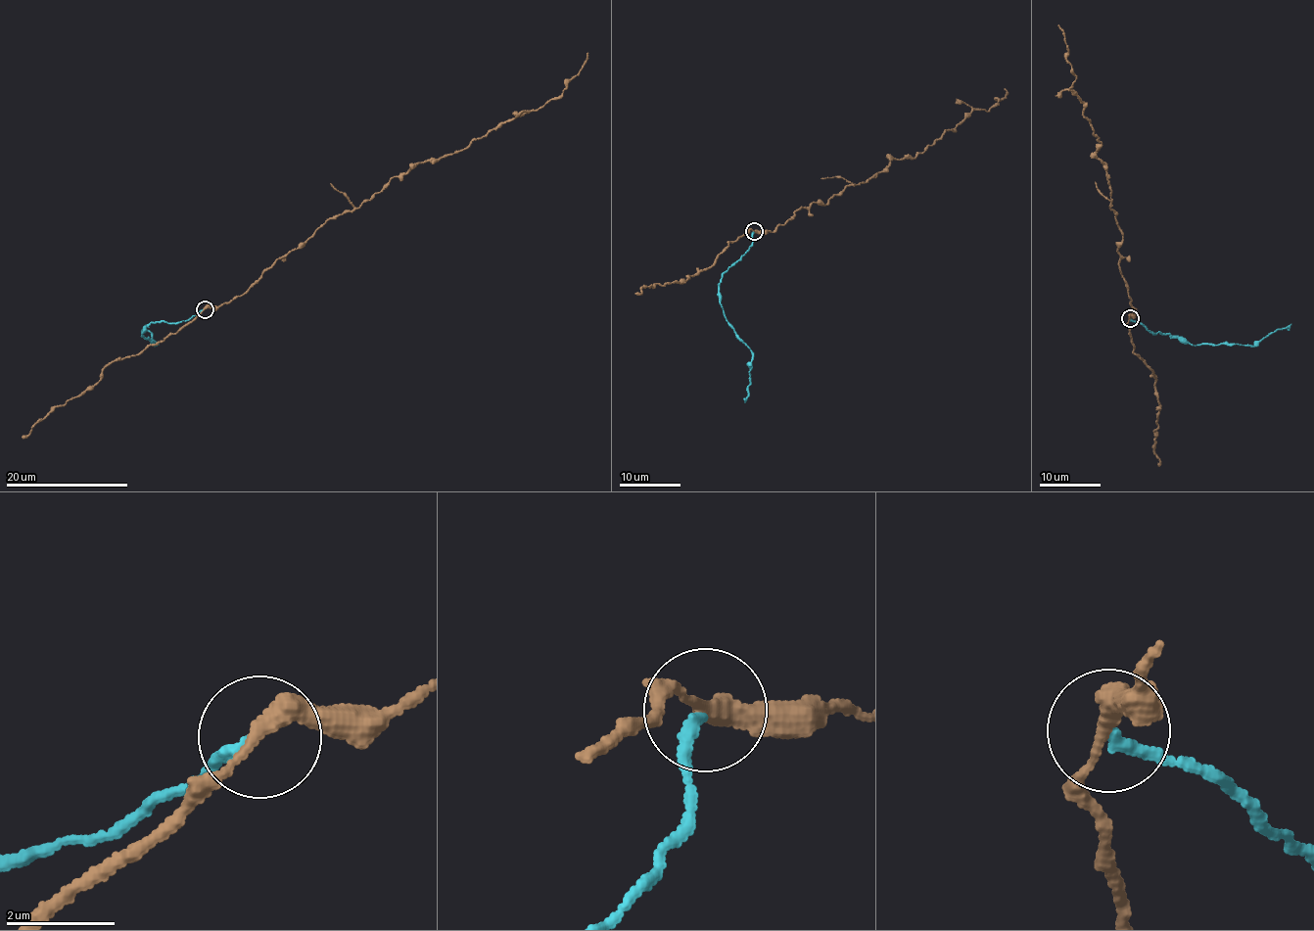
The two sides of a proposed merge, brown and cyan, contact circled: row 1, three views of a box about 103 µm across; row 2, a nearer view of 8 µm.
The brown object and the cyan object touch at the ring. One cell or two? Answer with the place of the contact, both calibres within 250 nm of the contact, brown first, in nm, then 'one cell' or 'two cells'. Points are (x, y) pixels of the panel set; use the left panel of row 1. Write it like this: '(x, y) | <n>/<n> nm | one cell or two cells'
(205, 309) | 320/220 nm | two cells

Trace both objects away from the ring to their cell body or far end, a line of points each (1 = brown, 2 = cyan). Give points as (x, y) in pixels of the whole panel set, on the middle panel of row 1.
1: (755, 231), (775, 229), (813, 203), (825, 205), (893, 159), (915, 159), (973, 109), (994, 107), (1004, 88)
2: (755, 232), (751, 246), (722, 275), (719, 286), (723, 313), (752, 353), (745, 402)

